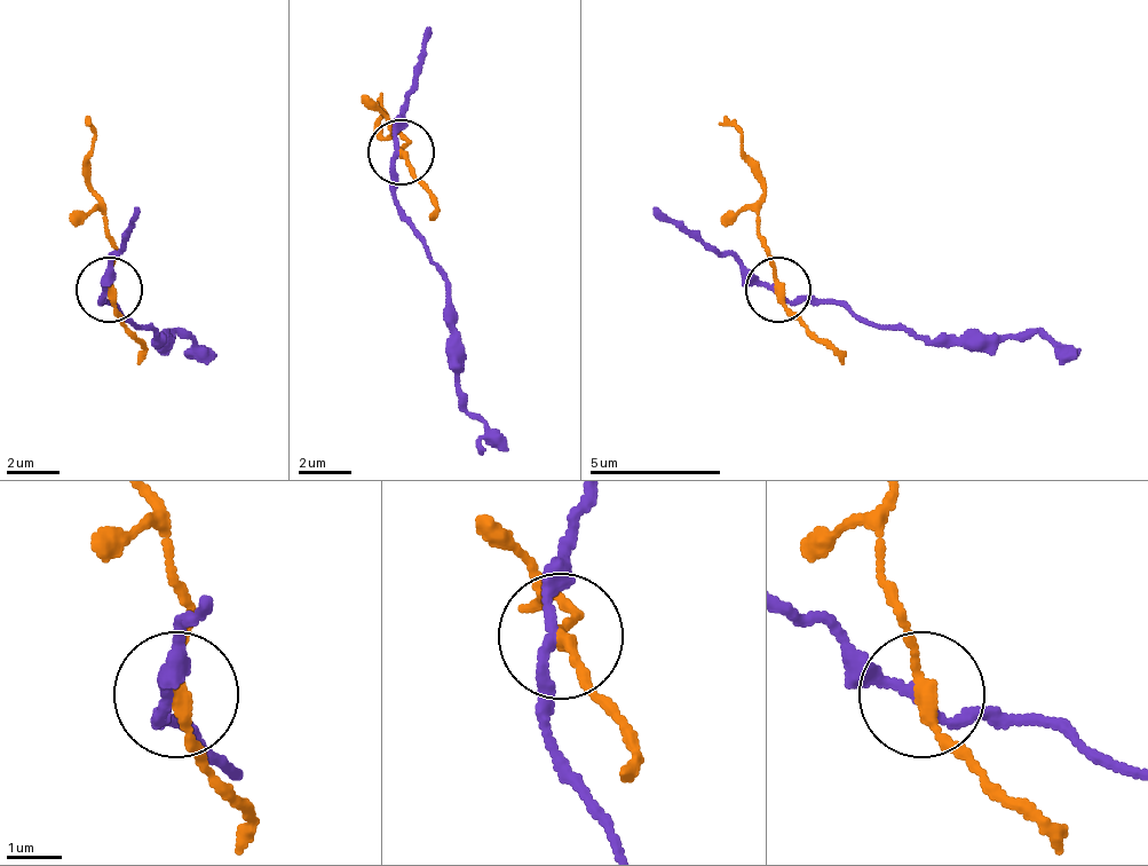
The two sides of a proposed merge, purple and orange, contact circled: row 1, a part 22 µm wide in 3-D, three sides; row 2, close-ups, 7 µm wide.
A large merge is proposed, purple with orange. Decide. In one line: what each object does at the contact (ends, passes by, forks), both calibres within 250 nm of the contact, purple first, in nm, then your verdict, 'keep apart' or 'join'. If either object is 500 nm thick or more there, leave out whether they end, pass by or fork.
purple passes by; orange passes by; calibres 180 and 220 nm; keep apart

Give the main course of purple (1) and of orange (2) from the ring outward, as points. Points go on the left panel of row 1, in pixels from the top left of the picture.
1: (108, 288), (101, 300), (153, 333), (166, 333), (219, 353)
2: (108, 288), (113, 235), (87, 163), (87, 124)

